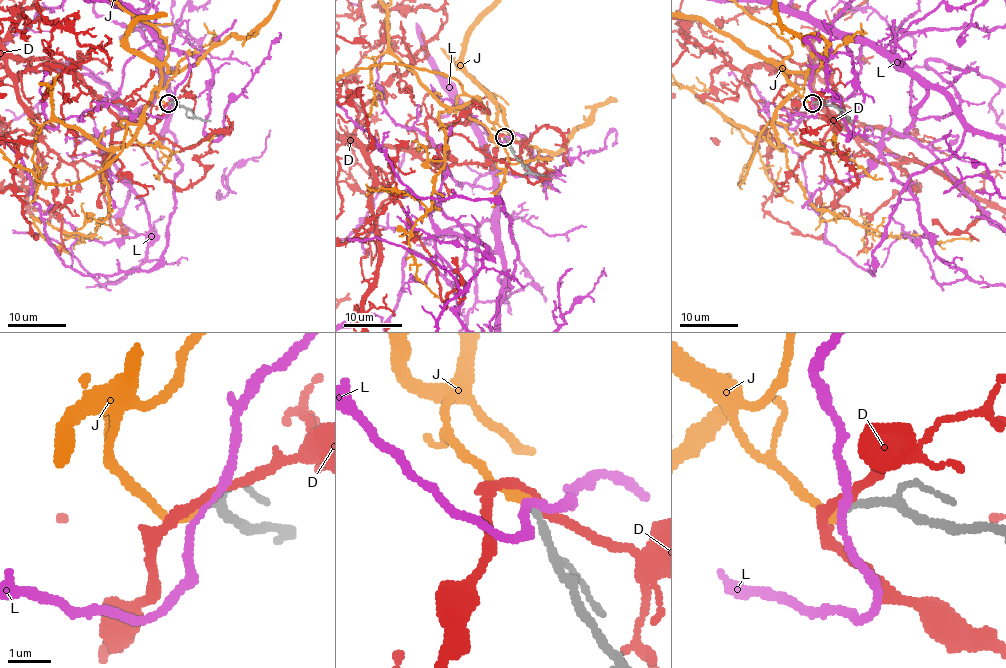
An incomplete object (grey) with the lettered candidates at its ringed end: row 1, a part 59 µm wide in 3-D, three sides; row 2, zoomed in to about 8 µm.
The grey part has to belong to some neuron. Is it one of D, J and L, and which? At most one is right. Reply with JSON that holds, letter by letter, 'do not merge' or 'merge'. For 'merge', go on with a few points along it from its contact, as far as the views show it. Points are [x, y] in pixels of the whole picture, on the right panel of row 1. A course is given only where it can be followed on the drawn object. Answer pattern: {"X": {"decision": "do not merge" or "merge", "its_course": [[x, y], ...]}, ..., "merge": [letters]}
{"D": {"decision": "do not merge"}, "J": {"decision": "merge"}, "L": {"decision": "do not merge"}, "merge": ["J"]}

